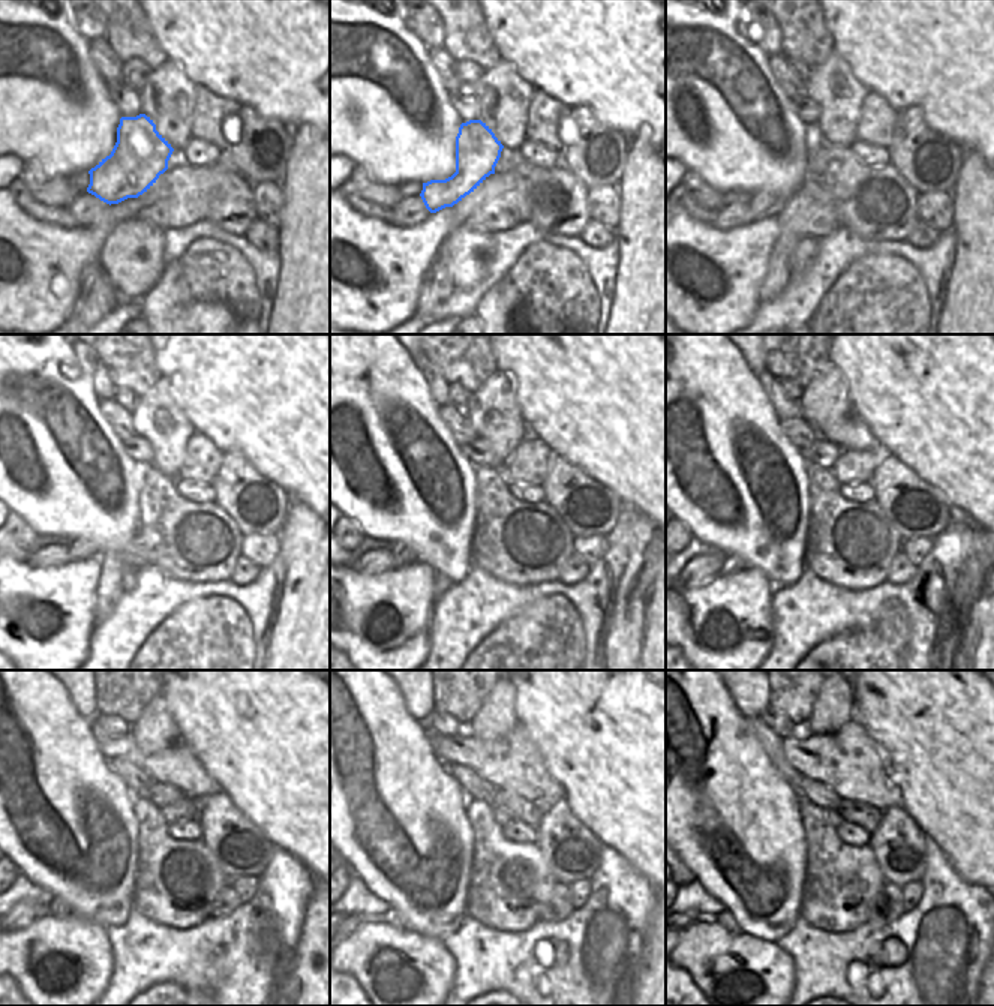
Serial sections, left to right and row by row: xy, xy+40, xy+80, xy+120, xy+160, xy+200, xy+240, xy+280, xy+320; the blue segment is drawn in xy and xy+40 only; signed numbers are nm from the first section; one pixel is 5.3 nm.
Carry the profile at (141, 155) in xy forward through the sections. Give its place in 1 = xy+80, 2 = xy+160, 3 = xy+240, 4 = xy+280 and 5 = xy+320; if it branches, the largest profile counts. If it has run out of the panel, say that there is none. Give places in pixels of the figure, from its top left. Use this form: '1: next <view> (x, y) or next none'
1: next xy+80 (762, 204)
2: next xy+160 (404, 556)
3: next xy+240 (57, 907)
4: next xy+280 (392, 918)
5: next xy+320 (726, 919)

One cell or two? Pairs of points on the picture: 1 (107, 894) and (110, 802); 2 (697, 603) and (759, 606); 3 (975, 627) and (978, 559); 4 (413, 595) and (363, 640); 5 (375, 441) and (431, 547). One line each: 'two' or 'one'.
1: one
2: one
3: one
4: one
5: one

